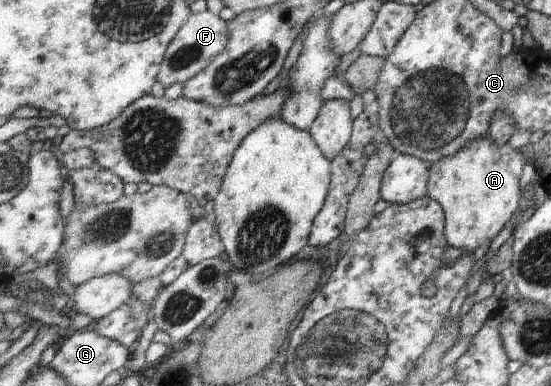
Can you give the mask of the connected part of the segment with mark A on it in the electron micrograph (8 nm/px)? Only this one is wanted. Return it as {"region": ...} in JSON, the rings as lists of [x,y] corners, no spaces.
{"region":[[[489,135],[473,140],[455,156],[439,160],[437,164],[430,165],[429,194],[436,202],[443,206],[446,213],[446,236],[448,245],[461,247],[465,253],[472,253],[482,244],[489,244],[505,228],[505,224],[515,218],[521,210],[521,176],[525,168],[525,158],[518,149],[511,144],[499,146]]]}

